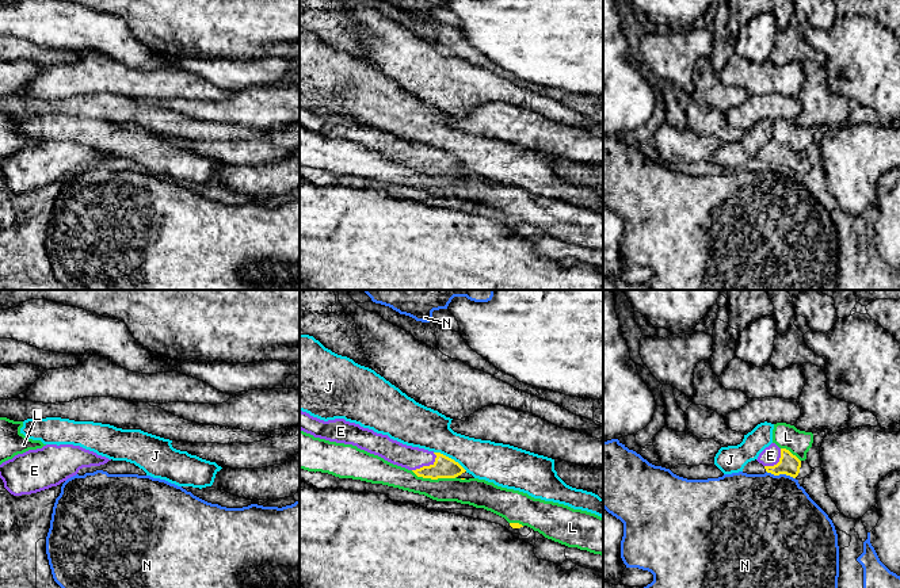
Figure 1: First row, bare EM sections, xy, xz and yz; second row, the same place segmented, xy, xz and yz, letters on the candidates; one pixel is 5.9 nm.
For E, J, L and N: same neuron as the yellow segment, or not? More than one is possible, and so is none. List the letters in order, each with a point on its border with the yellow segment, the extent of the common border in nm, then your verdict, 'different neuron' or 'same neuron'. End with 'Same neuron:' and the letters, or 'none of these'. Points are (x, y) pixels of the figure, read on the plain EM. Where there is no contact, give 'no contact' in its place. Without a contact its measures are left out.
E: meets yellow in xz at (426, 163); contact 180 nm long; same neuron
J: meets yellow in xz at (450, 155); contact 240 nm long; different neuron
L: meets yellow in xz at (434, 175); contact 280 nm long; different neuron
N: meets yellow in yz at (781, 170); contact 180 nm long; different neuron
Same neuron: E

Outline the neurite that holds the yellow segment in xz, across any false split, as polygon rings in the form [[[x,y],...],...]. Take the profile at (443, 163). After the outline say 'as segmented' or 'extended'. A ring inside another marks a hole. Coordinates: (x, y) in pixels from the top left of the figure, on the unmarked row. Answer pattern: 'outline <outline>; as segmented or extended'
outline [[[300,107],[300,126],[314,134],[356,142],[393,161],[412,167],[417,173],[474,175],[458,159],[441,149],[403,141],[388,131],[377,130],[344,115],[324,118]]]; extended

